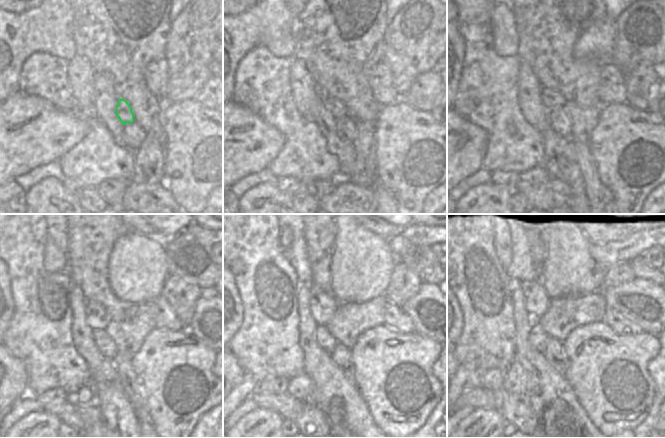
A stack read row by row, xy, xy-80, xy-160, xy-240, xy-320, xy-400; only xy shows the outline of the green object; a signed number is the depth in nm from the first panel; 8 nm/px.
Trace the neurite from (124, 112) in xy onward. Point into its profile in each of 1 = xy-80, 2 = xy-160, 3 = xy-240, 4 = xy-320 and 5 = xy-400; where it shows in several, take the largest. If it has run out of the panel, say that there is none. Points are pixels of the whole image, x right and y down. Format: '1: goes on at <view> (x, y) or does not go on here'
1: goes on at xy-80 (335, 106)
2: goes on at xy-160 (551, 99)
3: goes on at xy-240 (97, 317)
4: goes on at xy-320 (323, 305)
5: goes on at xy-400 (538, 298)

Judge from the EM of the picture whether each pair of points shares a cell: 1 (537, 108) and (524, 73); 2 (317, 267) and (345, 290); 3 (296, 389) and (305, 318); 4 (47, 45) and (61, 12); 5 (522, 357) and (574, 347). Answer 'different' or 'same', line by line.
1: same
2: different
3: different
4: same
5: different

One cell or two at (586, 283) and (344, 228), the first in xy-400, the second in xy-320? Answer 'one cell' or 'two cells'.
one cell

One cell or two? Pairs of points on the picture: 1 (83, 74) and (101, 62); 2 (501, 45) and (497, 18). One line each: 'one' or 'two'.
1: two
2: one

